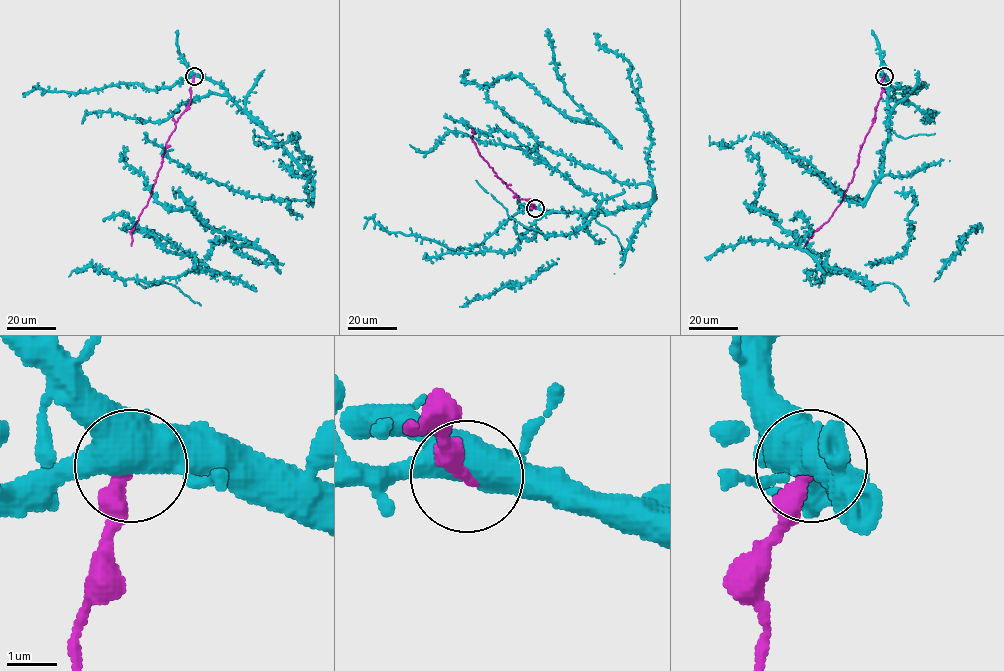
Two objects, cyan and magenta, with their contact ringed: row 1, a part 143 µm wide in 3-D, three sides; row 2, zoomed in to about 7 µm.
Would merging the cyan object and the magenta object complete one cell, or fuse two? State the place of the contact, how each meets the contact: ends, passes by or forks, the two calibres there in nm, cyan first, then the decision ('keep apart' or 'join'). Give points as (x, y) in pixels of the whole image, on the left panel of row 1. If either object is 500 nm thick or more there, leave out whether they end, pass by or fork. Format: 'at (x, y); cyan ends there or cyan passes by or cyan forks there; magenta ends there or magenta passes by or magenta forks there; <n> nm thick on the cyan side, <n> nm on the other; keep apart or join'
at (194, 76); cyan forks there; magenta ends there; 440 nm thick on the cyan side, 320 nm on the other; join

